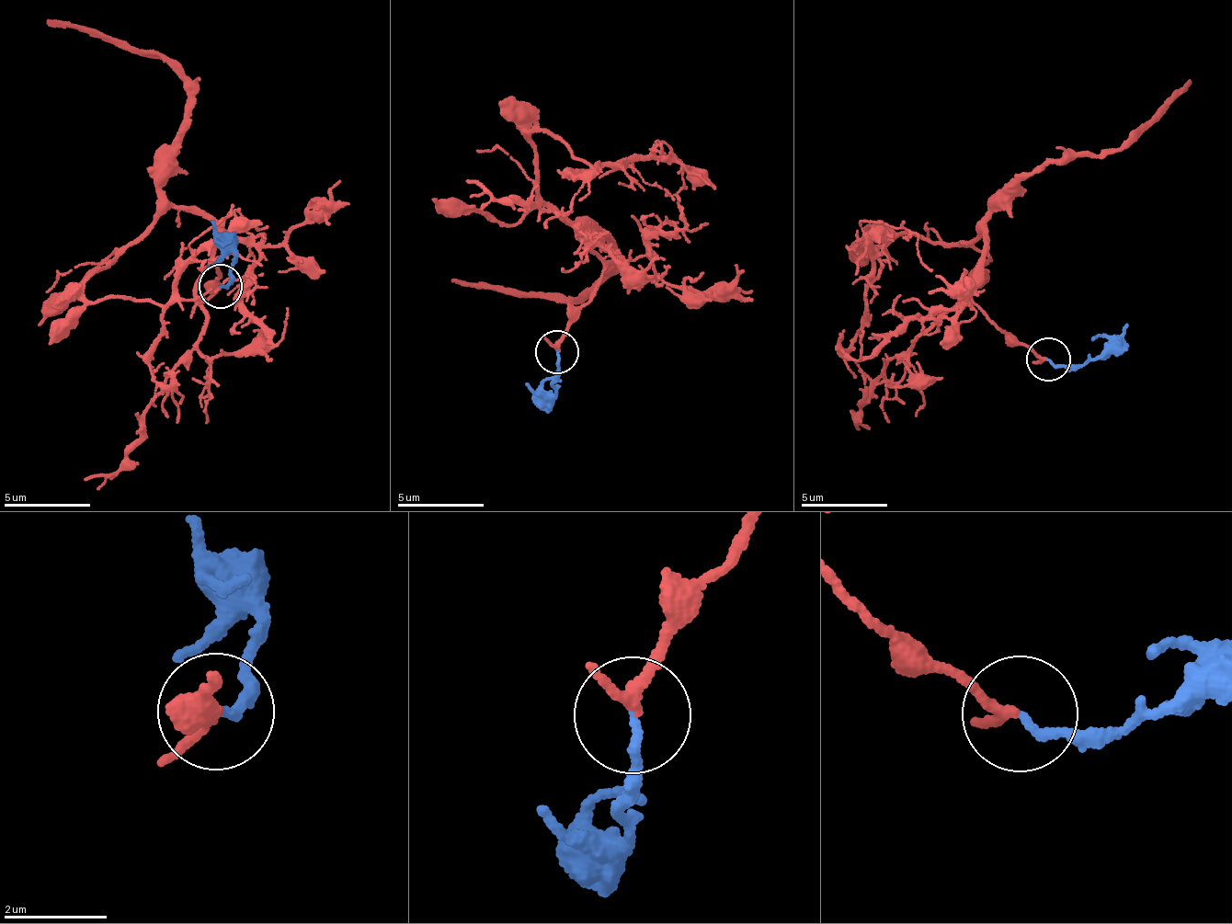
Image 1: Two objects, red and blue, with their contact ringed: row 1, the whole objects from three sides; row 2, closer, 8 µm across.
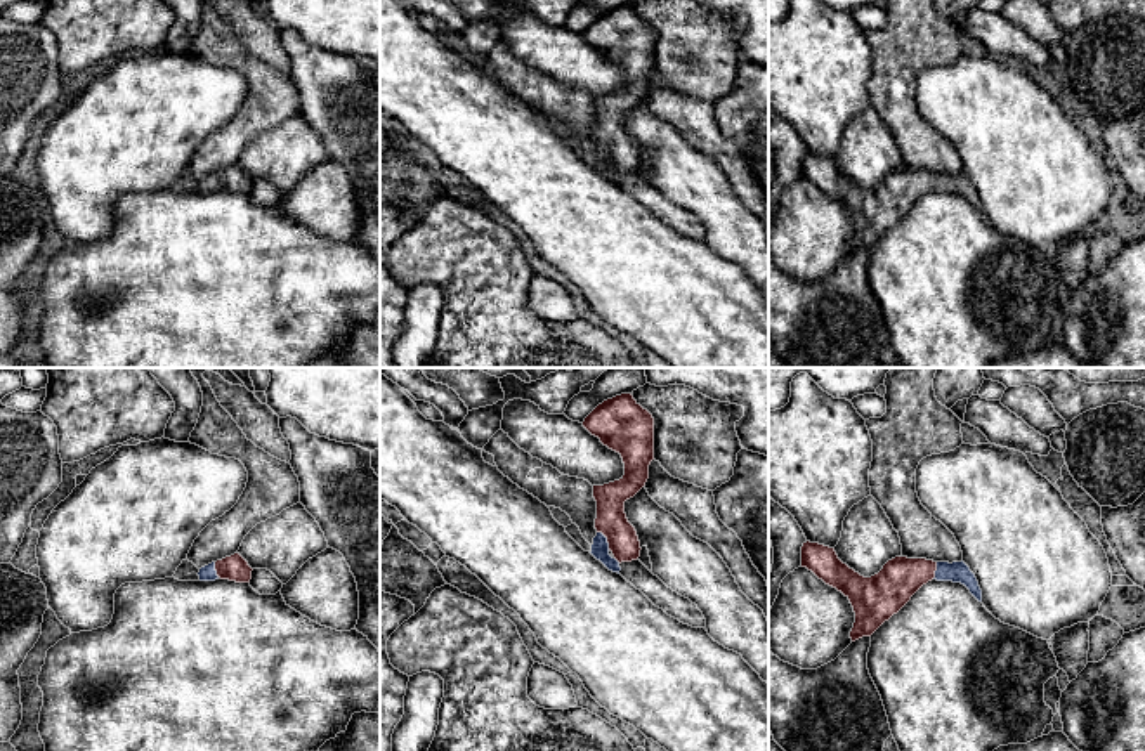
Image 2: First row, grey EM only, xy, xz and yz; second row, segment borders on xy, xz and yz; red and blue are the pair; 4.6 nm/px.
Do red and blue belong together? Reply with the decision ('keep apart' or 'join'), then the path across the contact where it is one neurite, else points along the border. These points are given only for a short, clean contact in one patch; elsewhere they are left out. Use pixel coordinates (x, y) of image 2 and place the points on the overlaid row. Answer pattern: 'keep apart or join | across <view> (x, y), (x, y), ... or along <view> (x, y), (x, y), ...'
join | across xz (611, 521), (608, 540), (601, 547)

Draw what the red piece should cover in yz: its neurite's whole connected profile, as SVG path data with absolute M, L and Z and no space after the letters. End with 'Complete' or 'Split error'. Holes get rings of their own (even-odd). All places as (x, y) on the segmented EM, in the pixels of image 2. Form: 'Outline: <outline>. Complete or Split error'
Outline: M807 541L802 546L802 567L850 600L855 612L852 642L871 637L932 579L961 583L982 602L978 581L963 560L949 564L895 557L878 574L864 578L843 564L834 548Z. Split error

